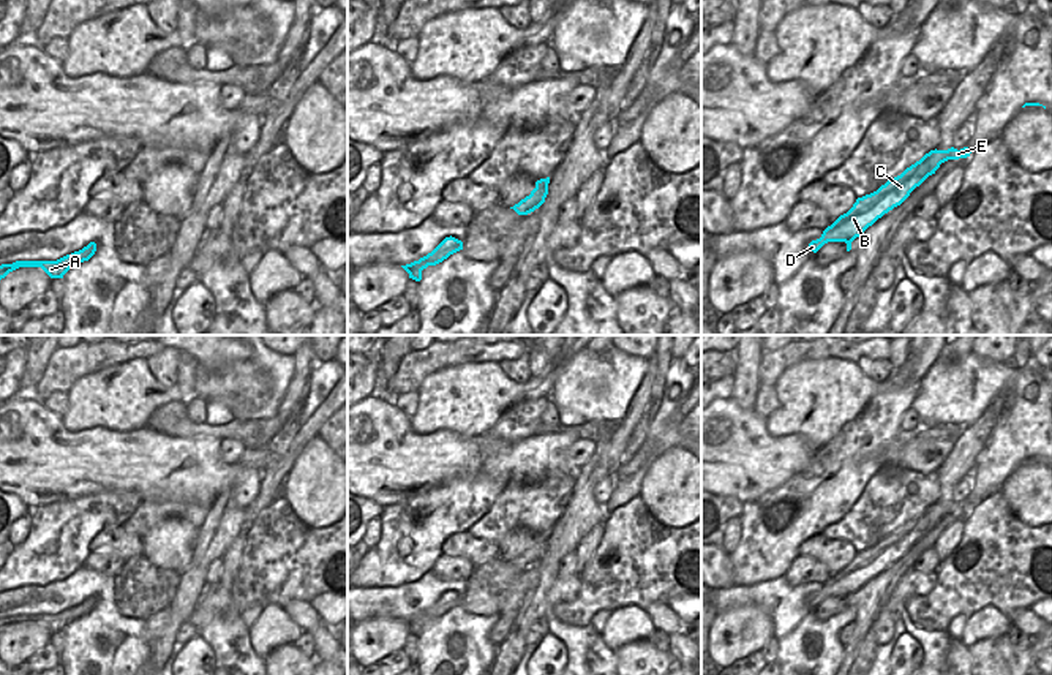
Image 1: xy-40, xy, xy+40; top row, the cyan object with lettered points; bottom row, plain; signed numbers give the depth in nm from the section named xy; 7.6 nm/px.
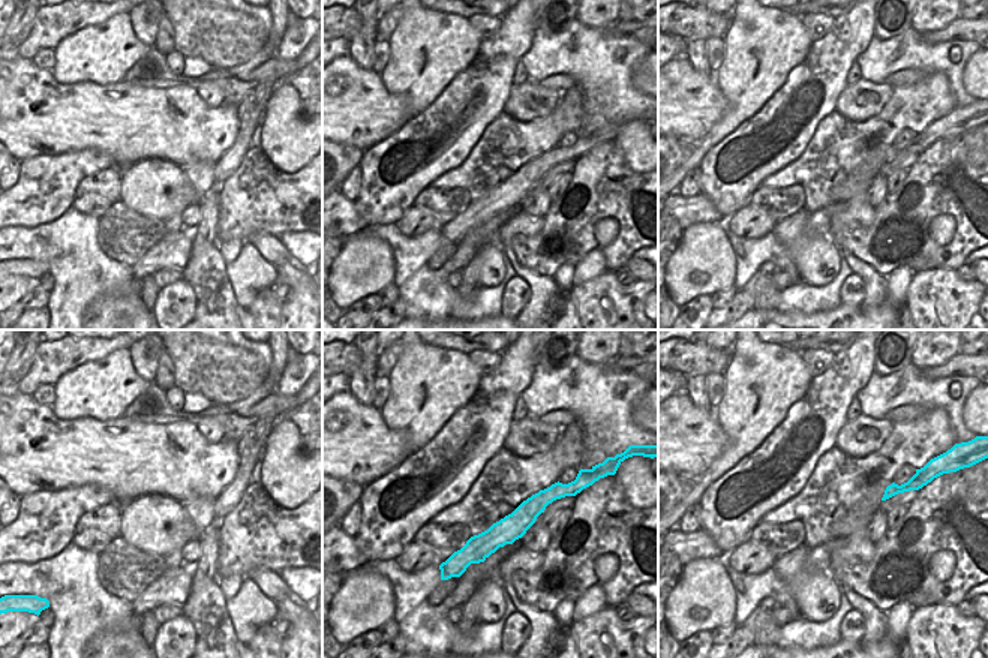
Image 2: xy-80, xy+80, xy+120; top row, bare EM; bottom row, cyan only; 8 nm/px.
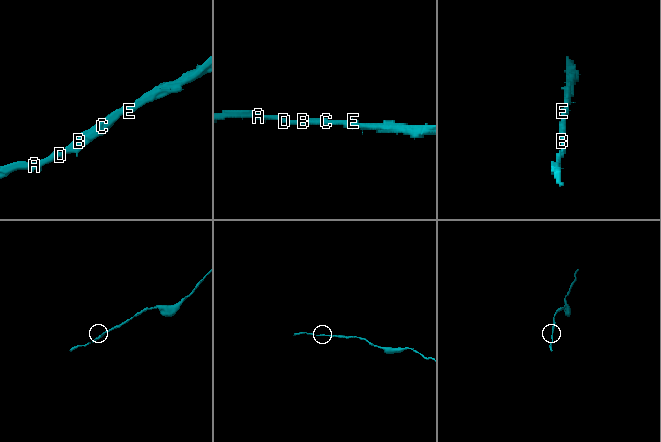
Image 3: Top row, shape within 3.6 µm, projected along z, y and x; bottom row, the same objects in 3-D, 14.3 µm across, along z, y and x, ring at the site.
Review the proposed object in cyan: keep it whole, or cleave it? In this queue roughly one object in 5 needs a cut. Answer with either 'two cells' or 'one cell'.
one cell

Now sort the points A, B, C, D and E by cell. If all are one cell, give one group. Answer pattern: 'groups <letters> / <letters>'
groups A B C D E

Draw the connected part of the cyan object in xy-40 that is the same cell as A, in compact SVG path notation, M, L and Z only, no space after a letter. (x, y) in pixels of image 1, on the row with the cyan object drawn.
M90 242L79 251L66 255L57 261L16 261L13 264L0 266L0 280L5 278L9 272L19 267L41 267L51 278L63 278L63 275L74 266L88 261L96 251L96 243Z

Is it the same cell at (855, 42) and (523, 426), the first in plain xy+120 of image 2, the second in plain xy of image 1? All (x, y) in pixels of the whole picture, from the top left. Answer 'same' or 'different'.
same

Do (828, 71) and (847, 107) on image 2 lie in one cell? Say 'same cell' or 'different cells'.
different cells

